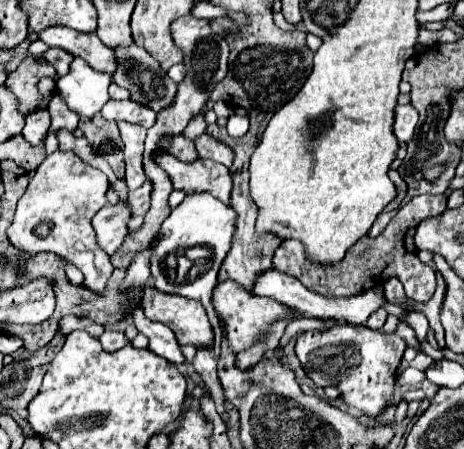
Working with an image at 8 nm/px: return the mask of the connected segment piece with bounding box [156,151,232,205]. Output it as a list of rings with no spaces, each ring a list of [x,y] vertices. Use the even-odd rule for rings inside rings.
[[[166,151],[158,153],[156,161],[170,175],[174,189],[180,189],[188,195],[208,191],[222,203],[230,205],[232,175],[224,165],[218,165],[216,161],[206,161],[206,159],[198,159],[194,163],[182,163]]]

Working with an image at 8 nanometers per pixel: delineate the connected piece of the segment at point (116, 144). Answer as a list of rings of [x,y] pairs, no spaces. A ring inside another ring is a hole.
[[[96,113],[94,117],[80,117],[78,127],[84,131],[84,137],[90,141],[92,149],[106,157],[114,173],[124,177],[124,145],[118,133],[118,125],[114,121],[102,119],[102,115]]]

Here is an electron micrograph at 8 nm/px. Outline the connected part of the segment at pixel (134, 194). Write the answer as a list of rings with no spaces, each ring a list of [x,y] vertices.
[[[146,181],[146,185],[142,185],[142,189],[136,189],[136,191],[130,191],[130,213],[132,215],[146,215],[148,207],[150,207],[150,181]]]

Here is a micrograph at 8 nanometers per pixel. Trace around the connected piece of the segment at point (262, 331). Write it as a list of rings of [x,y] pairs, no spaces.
[[[224,281],[222,285],[218,285],[212,293],[212,303],[214,303],[216,313],[226,323],[230,349],[234,349],[234,353],[240,353],[242,349],[248,349],[254,343],[256,337],[266,335],[266,329],[270,329],[270,325],[274,321],[296,319],[296,317],[290,317],[290,311],[284,305],[278,305],[278,301],[274,301],[270,297],[258,297],[258,295],[246,293],[244,289],[238,289],[238,285],[234,285],[234,281]]]

